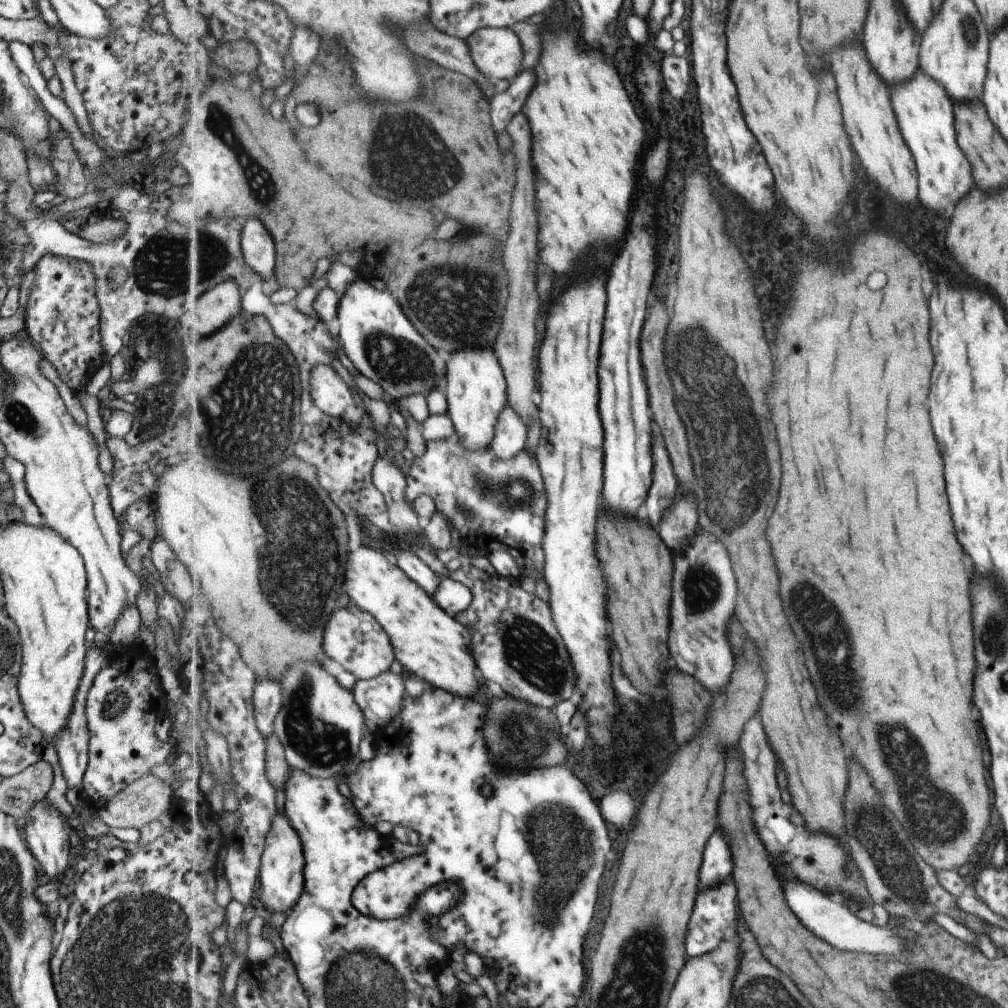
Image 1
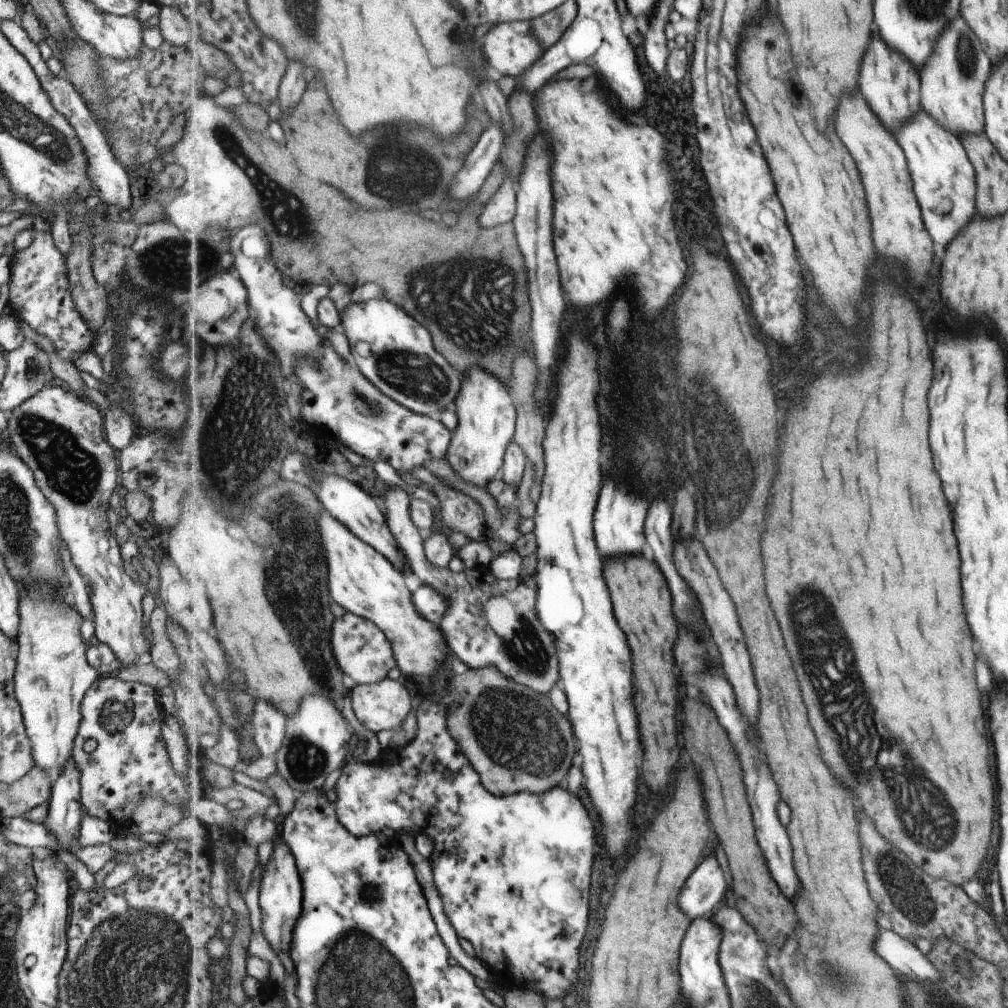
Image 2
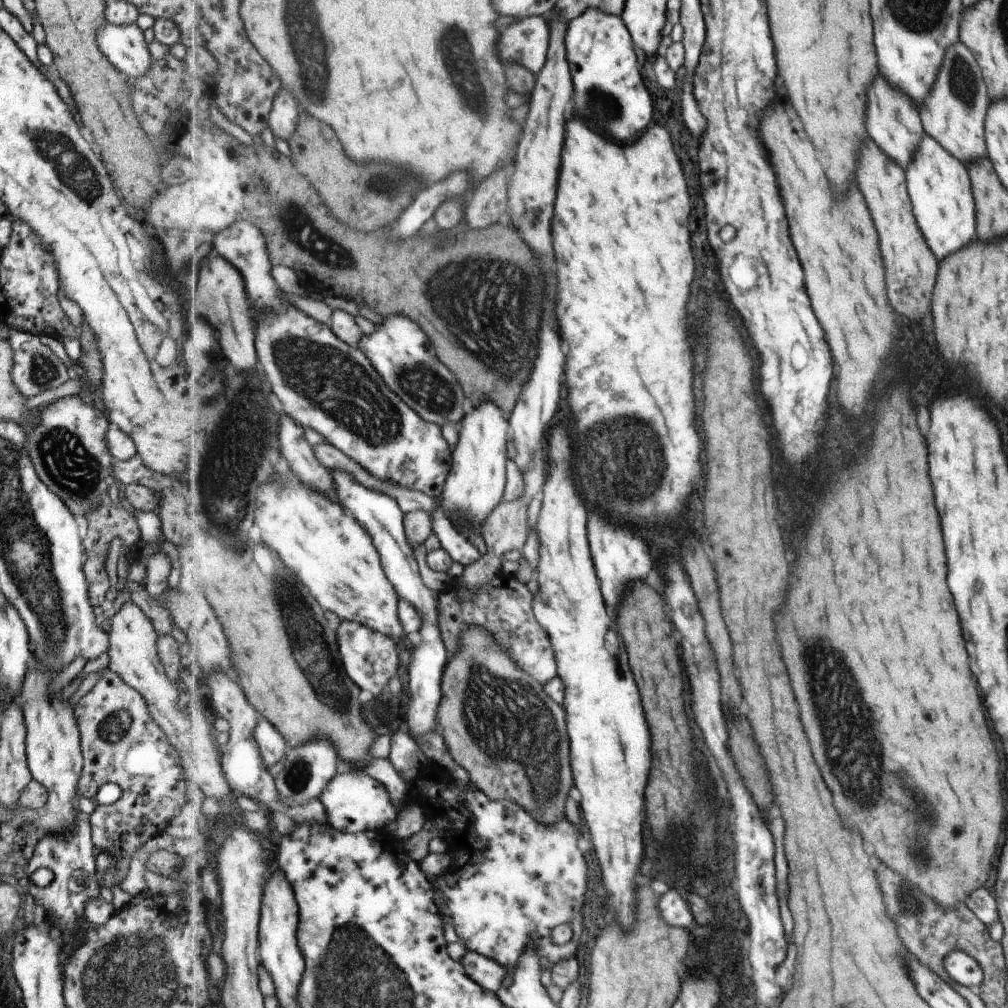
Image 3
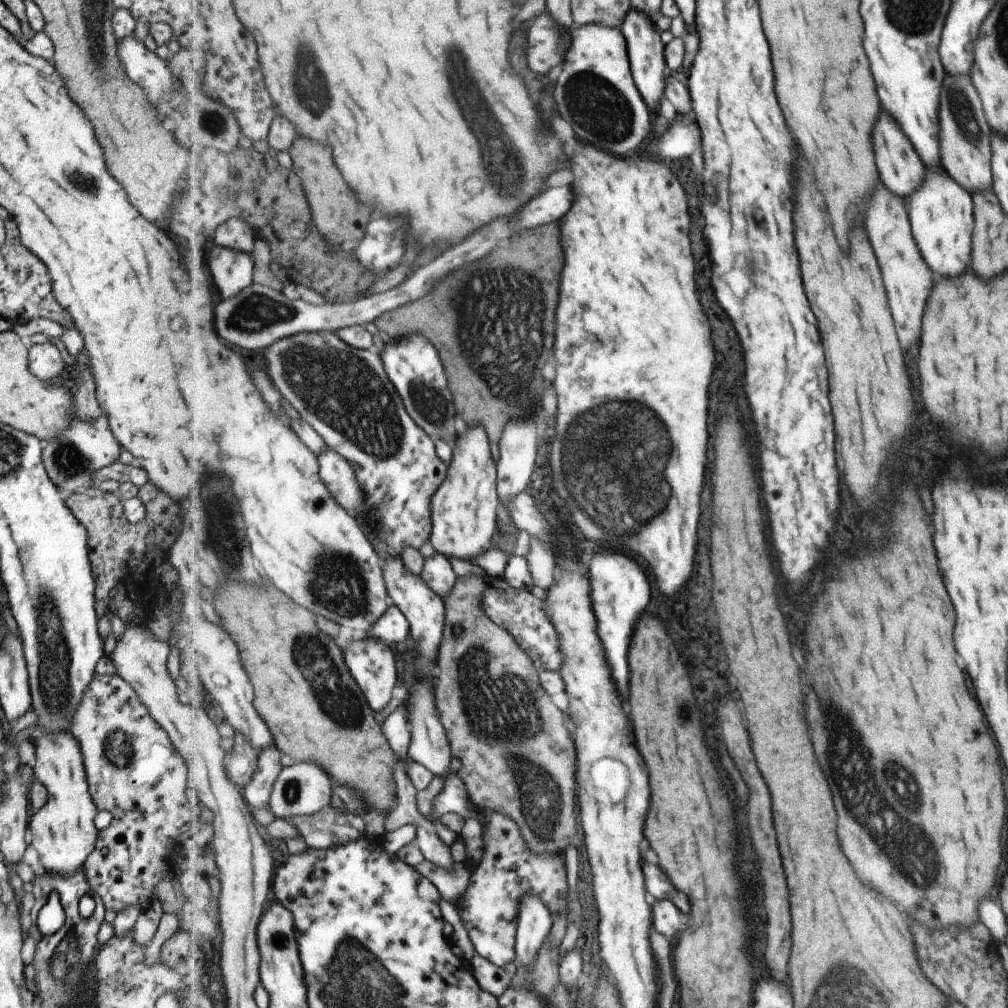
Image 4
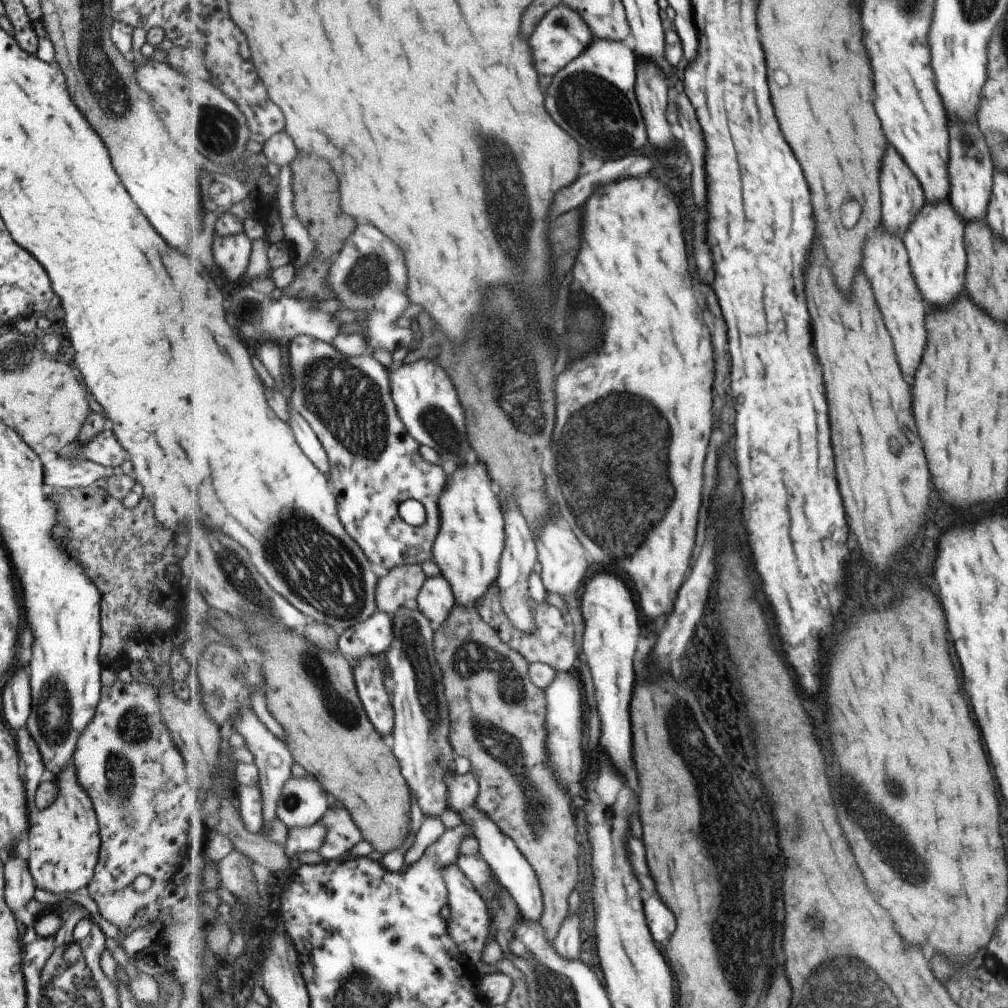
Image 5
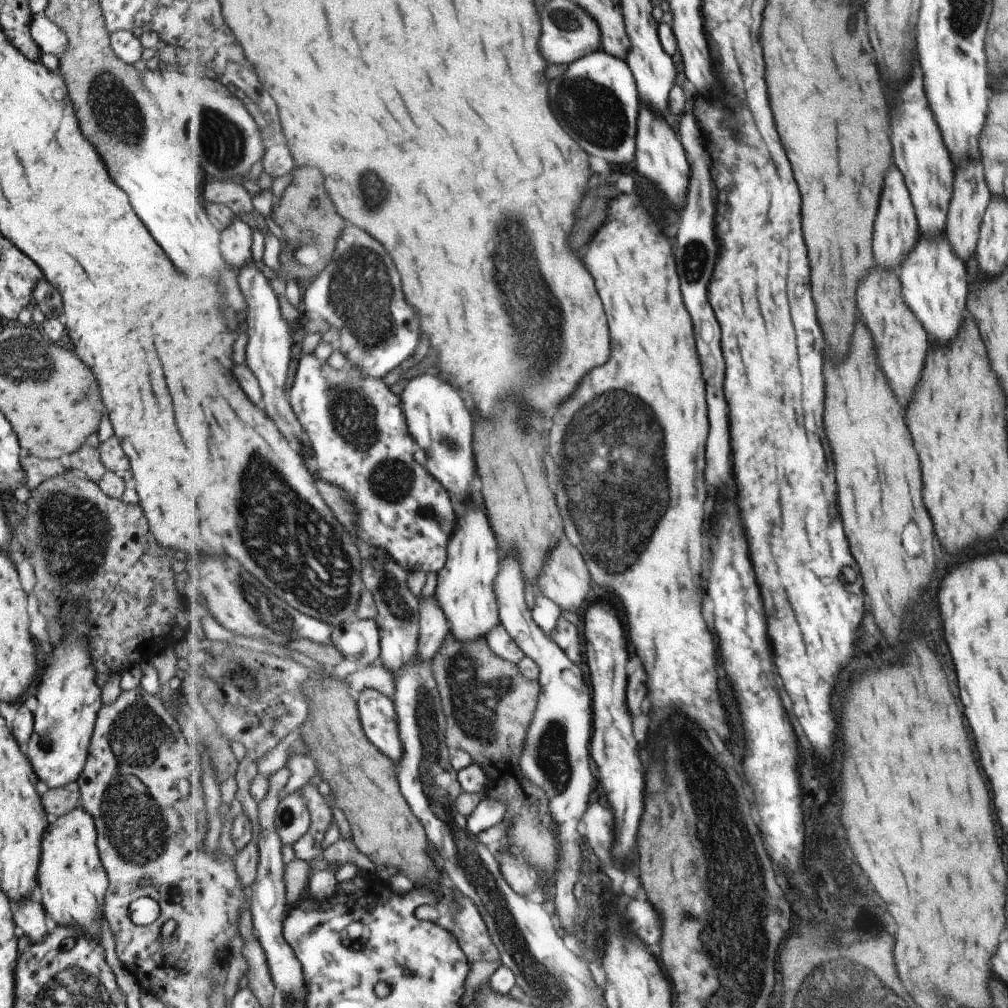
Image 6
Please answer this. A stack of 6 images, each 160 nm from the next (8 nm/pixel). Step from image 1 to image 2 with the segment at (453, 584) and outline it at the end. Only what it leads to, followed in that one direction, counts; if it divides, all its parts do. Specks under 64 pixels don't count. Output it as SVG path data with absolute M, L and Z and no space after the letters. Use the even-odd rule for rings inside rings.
M422 584L413 594L413 604L421 618L433 622L436 626L441 625L445 614L450 610L451 604L445 595L435 590L433 586Z

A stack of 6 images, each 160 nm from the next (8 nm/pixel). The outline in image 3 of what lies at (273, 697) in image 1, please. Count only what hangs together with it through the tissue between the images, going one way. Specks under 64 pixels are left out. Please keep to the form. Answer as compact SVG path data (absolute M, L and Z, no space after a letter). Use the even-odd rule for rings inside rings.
M260 717L255 734L267 766L281 762L289 746L276 726L269 719Z

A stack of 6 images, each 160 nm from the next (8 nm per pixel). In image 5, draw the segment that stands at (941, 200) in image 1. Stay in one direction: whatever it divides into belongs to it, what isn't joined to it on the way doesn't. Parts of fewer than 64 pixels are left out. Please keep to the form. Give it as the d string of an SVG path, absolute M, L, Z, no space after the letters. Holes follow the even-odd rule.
M948 201L924 203L919 214L909 228L907 228L902 242L909 250L908 261L913 262L913 278L925 296L925 302L931 306L945 306L949 304L961 290L963 290L963 272L965 270L964 246L965 220L956 213L956 208Z

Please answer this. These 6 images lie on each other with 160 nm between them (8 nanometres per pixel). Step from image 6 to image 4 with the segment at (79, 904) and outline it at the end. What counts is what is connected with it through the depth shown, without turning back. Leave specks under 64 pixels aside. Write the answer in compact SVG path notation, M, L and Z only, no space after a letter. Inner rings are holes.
M67 731L35 733L34 755L33 778L45 787L48 797L30 819L27 843L37 852L45 871L70 875L81 871L98 833L93 825L98 810L88 793L79 743Z

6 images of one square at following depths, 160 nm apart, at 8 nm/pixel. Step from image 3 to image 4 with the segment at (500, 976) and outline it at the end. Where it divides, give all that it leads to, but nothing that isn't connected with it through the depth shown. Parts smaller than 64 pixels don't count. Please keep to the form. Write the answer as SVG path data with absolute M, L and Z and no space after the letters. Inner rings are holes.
M475 953L470 964L480 986L487 993L500 998L512 987L513 976L507 974L502 967L487 960L484 956Z

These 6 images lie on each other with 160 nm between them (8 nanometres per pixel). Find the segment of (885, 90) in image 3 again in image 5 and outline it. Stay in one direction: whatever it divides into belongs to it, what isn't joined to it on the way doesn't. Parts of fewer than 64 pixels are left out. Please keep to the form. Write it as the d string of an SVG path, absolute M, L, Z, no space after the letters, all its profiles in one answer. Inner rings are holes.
M889 146L889 154L885 154L885 170L881 170L881 222L885 230L903 237L911 222L915 220L925 203L923 187L909 170L904 159Z

